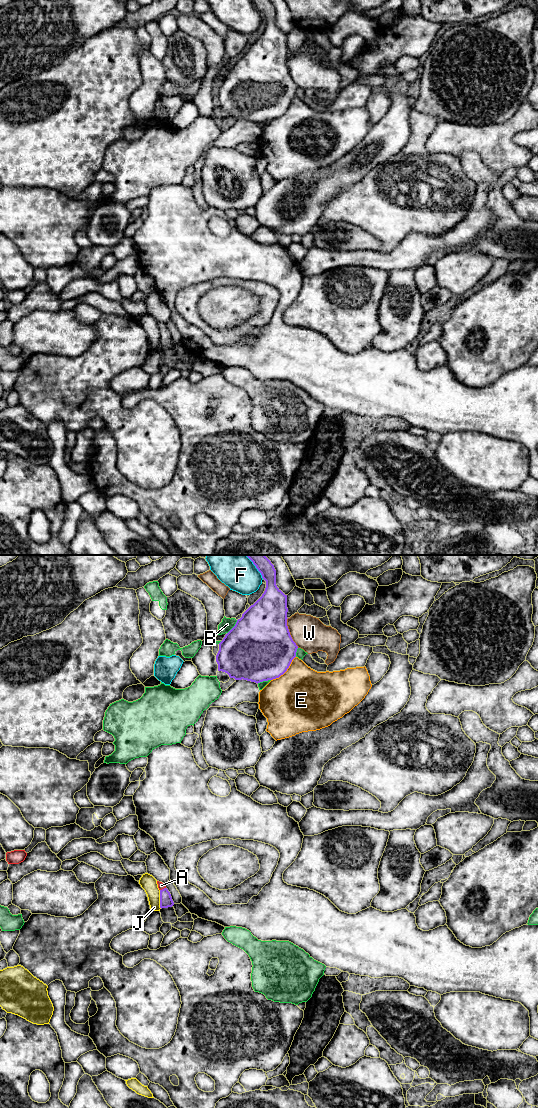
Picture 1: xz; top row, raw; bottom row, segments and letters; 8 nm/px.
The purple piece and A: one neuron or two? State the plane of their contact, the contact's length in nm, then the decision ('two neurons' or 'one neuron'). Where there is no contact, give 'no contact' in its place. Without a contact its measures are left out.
contact in xz; length 50 nm; one neuron

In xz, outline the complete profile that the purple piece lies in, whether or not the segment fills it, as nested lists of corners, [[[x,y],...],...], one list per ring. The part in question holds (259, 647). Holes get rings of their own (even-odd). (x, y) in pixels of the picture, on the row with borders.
[[[246,555],[266,581],[262,596],[219,643],[218,671],[255,683],[283,675],[298,646],[287,626],[287,595],[276,585],[276,570],[265,555]]]

